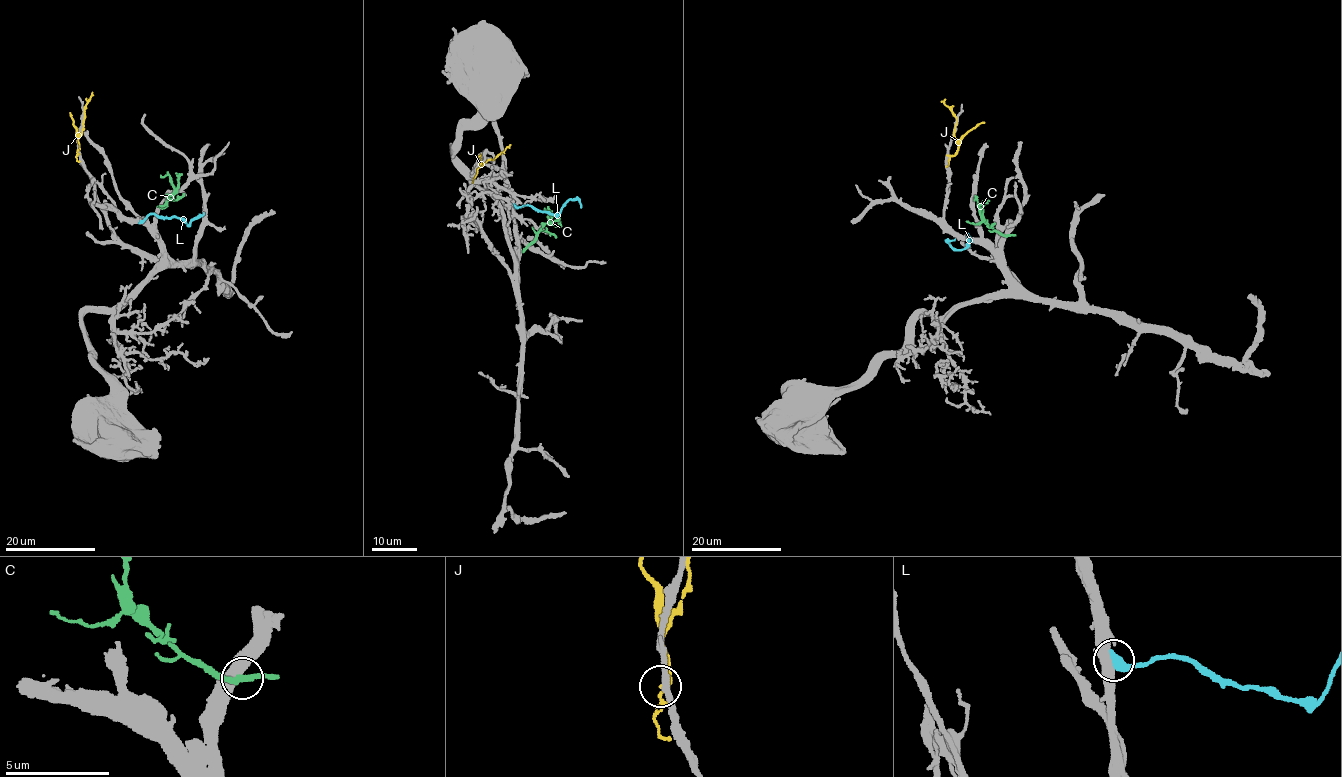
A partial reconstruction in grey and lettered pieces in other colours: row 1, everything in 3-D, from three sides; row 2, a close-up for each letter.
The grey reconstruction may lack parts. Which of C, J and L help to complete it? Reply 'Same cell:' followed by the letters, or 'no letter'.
Same cell: no letter

